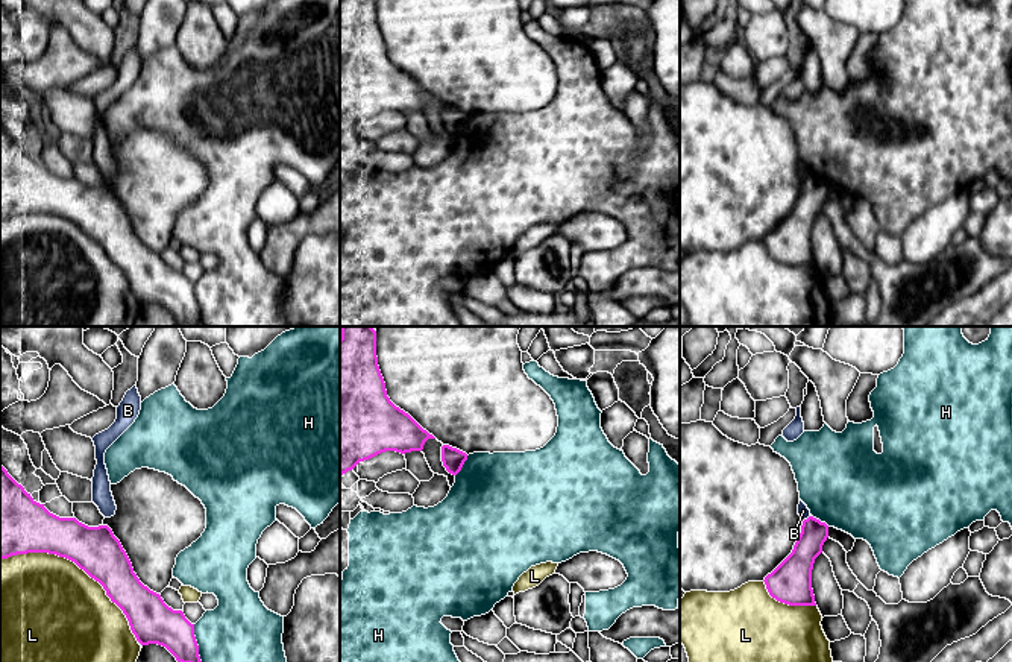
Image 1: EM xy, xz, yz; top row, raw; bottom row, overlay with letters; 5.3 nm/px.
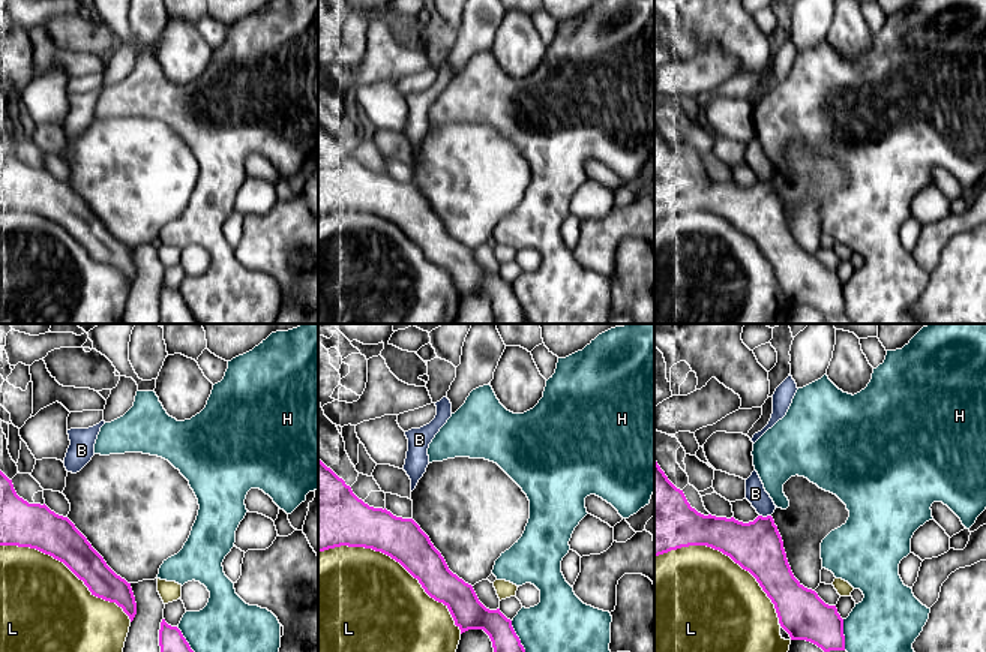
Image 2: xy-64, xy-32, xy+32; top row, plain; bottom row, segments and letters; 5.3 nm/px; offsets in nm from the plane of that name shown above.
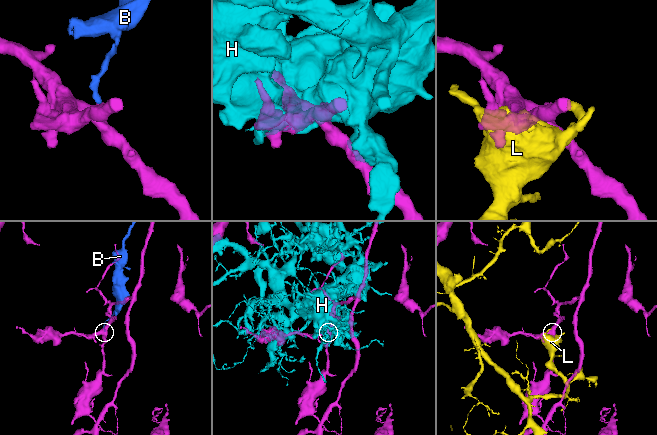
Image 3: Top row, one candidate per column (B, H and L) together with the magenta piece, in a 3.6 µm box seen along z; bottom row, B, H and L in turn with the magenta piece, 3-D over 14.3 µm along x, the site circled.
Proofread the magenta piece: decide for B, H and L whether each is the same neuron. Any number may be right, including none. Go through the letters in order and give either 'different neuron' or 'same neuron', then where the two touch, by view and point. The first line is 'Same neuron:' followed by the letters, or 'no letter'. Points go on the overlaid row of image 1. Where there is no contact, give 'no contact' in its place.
Same neuron: no letter
B: different neuron; contact yz (807, 518)
H: different neuron; contact xy (196, 643)
L: different neuron; contact xy (79, 567)

